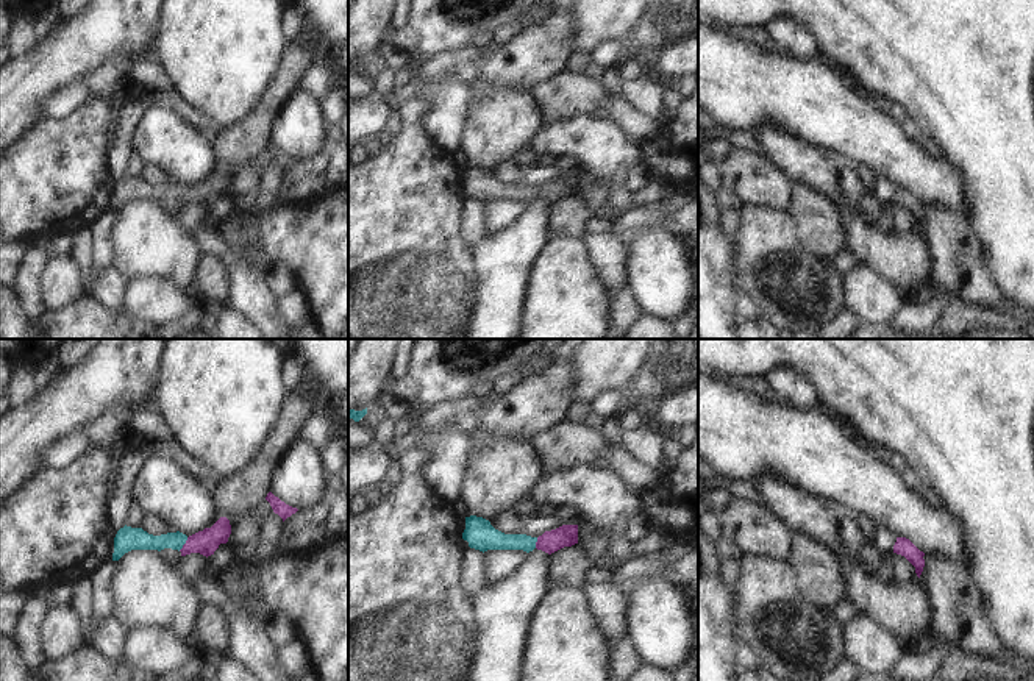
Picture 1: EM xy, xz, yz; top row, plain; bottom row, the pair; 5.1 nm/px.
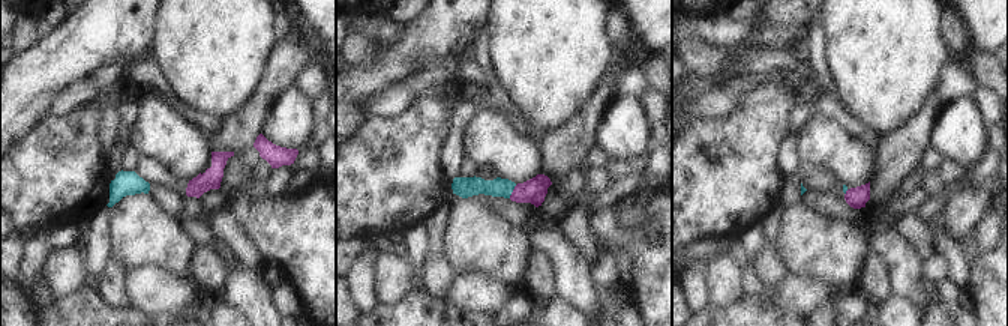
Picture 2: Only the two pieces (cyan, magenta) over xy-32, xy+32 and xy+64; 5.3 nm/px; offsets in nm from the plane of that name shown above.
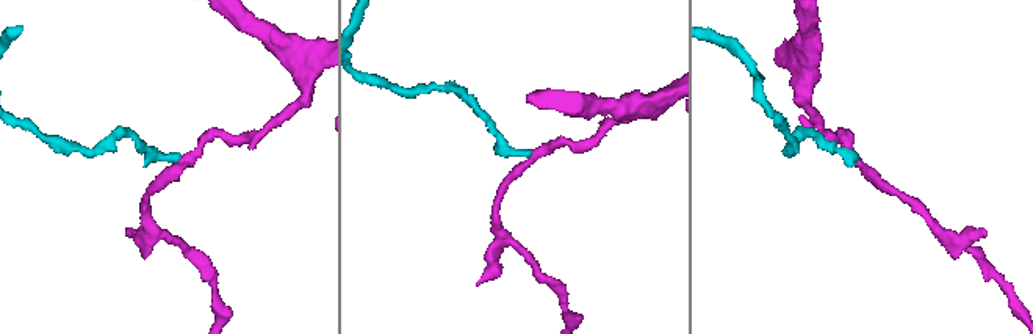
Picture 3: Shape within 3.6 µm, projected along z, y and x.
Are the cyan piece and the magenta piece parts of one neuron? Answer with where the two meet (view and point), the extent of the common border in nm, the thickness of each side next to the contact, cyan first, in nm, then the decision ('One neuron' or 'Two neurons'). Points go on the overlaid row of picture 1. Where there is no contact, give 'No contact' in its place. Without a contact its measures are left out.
Touches cyan at xy (185, 542). Shared border 90 nm. Thickness 110 nm (cyan) against 130 nm. One neuron.

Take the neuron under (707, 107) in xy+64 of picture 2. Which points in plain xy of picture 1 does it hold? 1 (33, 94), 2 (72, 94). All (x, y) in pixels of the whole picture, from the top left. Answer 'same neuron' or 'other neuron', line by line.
1: other neuron
2: same neuron

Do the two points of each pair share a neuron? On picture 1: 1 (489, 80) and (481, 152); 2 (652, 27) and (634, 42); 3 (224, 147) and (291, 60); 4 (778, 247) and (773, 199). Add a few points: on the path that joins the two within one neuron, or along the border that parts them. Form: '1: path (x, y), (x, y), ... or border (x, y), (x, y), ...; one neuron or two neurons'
1: border (524, 85), (503, 85), (472, 97); two neurons
2: path (647, 32), (639, 39); one neuron
3: path (247, 130), (266, 111), (285, 83); one neuron
4: path (773, 235), (773, 211); one neuron

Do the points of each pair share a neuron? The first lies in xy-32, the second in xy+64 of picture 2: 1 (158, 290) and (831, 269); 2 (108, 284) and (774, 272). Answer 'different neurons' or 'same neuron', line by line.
1: different neurons
2: same neuron

